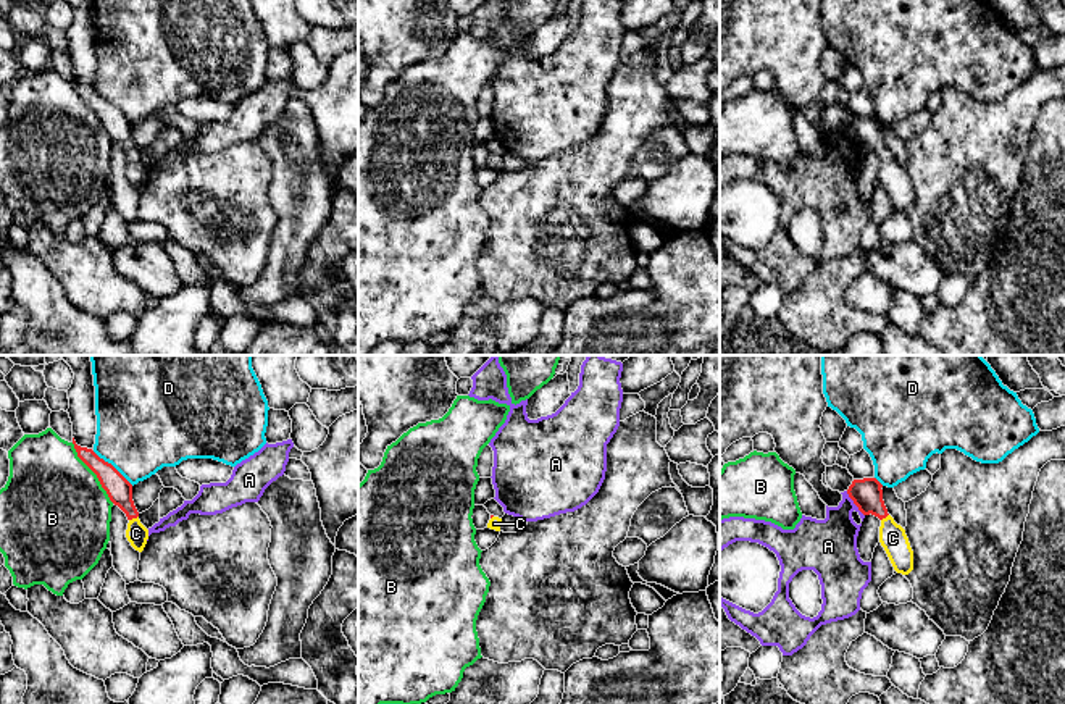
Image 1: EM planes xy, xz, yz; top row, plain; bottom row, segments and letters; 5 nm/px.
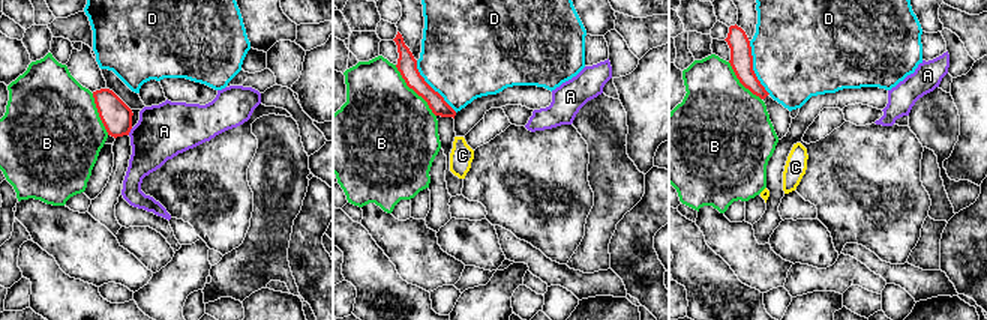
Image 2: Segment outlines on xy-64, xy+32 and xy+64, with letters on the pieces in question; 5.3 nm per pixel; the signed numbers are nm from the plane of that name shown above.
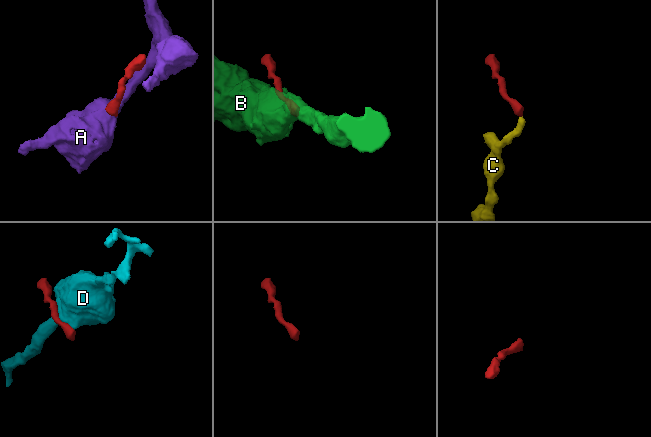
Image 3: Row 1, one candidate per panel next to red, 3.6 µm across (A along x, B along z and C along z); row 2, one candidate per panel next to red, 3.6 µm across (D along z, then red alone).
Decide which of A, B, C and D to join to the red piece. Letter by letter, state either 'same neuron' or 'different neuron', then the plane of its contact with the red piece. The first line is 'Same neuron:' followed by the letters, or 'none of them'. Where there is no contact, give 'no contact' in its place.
Same neuron: C
A: different neuron; meets red in yz
B: different neuron; meets red in xy
C: same neuron; meets red in xy
D: different neuron; meets red in xy

